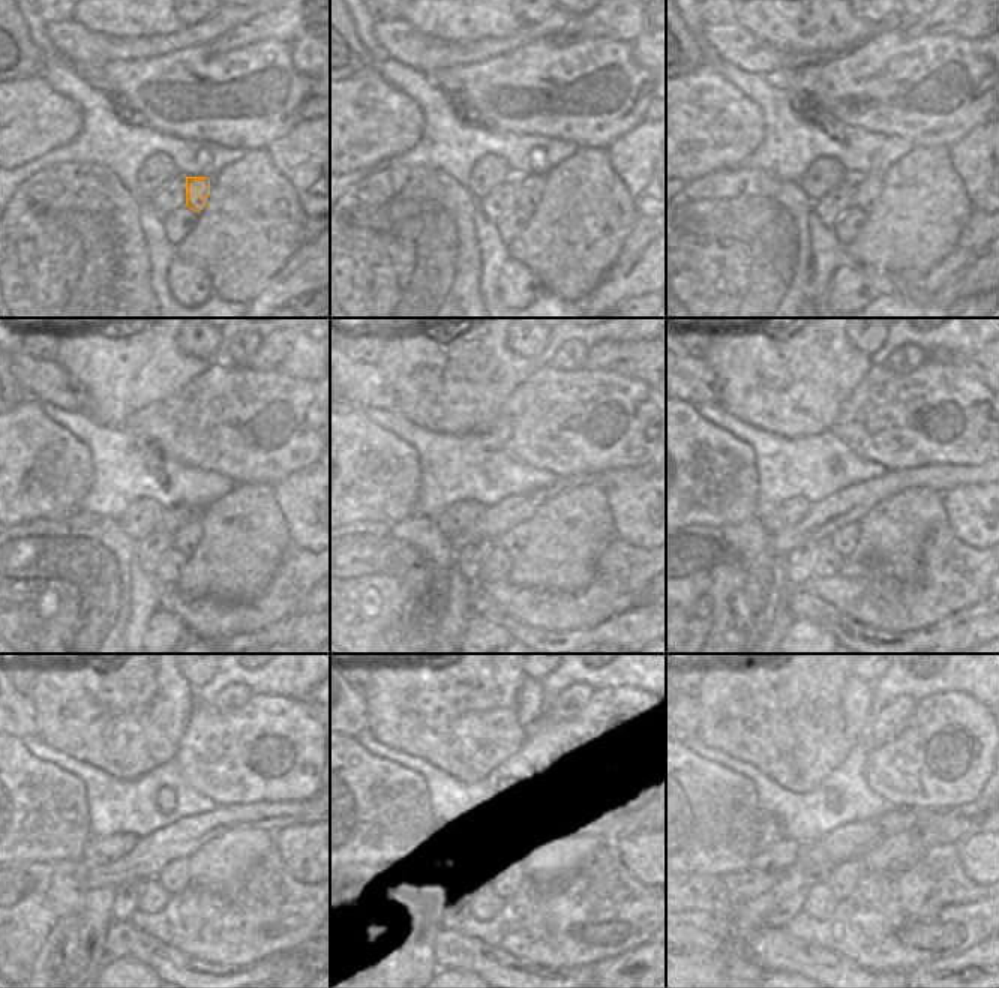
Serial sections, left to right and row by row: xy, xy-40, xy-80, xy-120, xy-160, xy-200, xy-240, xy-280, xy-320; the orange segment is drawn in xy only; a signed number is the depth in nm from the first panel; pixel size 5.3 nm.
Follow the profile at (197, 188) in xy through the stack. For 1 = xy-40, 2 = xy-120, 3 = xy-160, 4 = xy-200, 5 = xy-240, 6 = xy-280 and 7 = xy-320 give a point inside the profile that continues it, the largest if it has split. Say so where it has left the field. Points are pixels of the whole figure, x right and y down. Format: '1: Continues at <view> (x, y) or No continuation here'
1: Continues at xy-40 (528, 189)
2: Continues at xy-120 (186, 538)
3: Continues at xy-160 (512, 541)
4: Continues at xy-200 (845, 540)
5: Continues at xy-240 (174, 877)
6: Continues at xy-280 (509, 877)
7: Continues at xy-320 (842, 880)

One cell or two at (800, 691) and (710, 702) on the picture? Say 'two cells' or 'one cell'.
one cell

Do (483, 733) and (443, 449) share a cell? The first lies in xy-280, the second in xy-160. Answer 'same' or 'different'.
different

